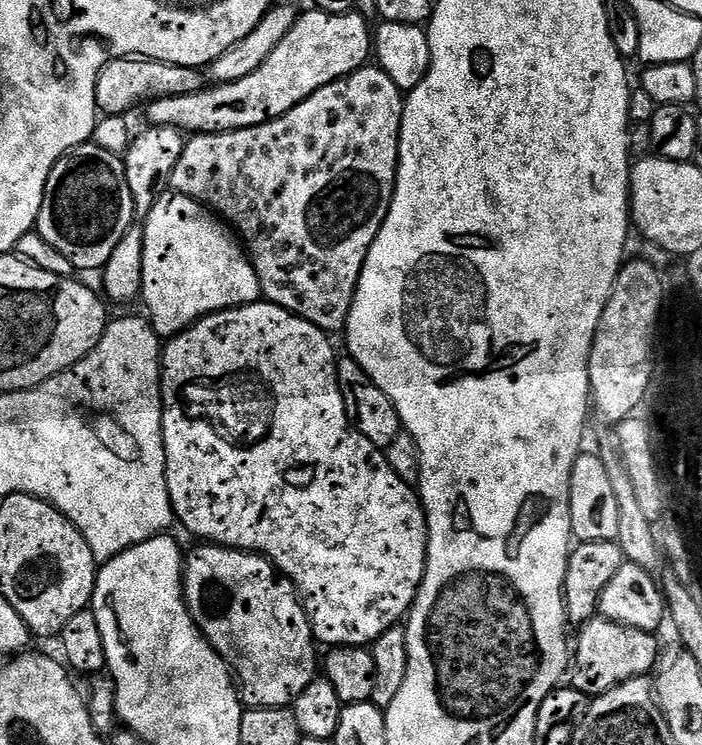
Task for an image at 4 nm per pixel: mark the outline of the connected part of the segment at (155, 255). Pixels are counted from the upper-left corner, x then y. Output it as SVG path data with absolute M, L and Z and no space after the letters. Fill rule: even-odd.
M168 190L157 198L153 209L142 220L144 245L142 246L142 301L148 307L146 319L156 335L171 338L185 332L211 312L224 312L227 308L241 308L261 299L258 274L247 251L235 231L215 212L194 198Z

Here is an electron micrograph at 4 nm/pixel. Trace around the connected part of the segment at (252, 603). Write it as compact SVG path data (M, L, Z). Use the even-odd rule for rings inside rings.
M200 546L186 556L184 600L200 632L215 652L228 663L238 685L241 701L248 708L286 708L296 703L298 694L318 676L317 641L304 612L296 585L266 556L235 548Z

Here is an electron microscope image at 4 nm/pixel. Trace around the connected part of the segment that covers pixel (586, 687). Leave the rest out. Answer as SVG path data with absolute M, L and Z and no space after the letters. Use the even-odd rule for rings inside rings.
M599 614L579 625L577 632L580 633L574 636L574 651L570 656L570 684L586 698L600 696L626 680L647 677L662 655L662 644L653 633L605 620Z

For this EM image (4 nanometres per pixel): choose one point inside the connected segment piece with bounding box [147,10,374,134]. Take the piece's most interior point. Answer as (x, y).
(321, 48)

